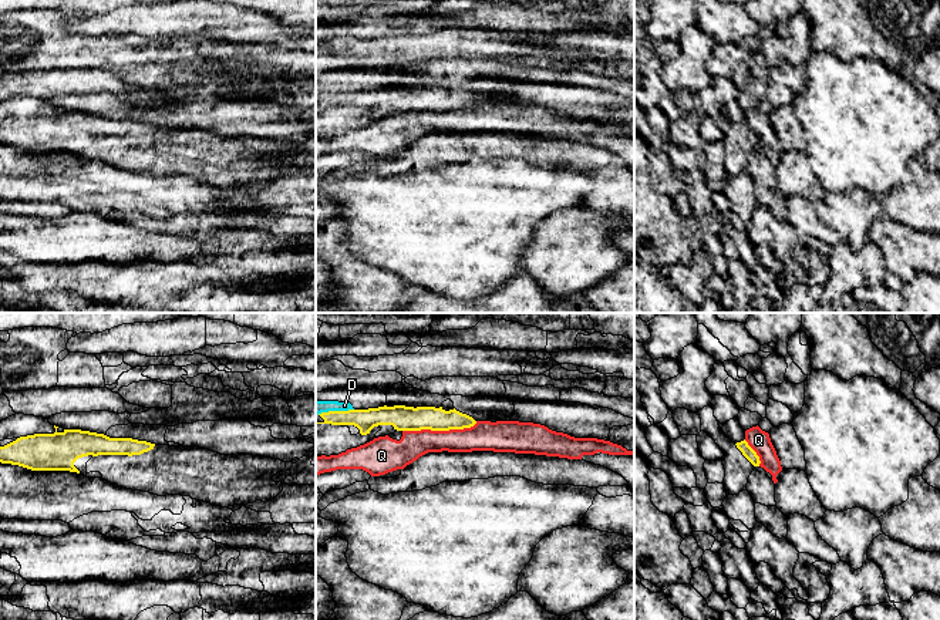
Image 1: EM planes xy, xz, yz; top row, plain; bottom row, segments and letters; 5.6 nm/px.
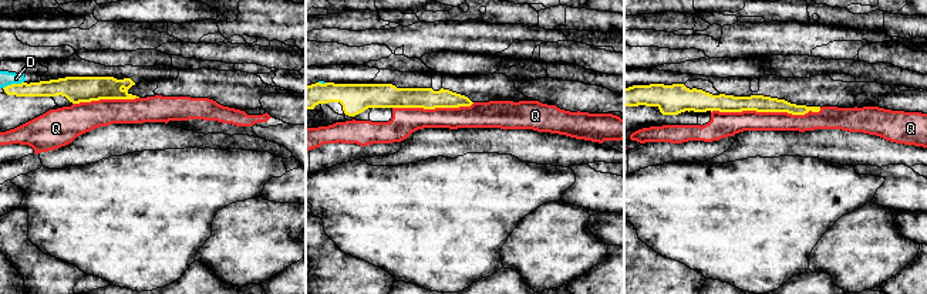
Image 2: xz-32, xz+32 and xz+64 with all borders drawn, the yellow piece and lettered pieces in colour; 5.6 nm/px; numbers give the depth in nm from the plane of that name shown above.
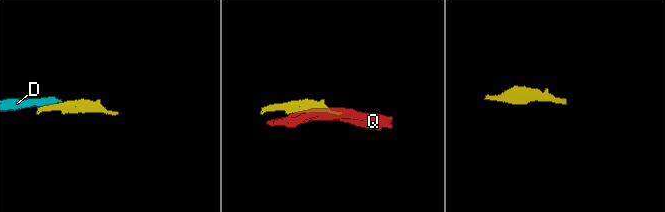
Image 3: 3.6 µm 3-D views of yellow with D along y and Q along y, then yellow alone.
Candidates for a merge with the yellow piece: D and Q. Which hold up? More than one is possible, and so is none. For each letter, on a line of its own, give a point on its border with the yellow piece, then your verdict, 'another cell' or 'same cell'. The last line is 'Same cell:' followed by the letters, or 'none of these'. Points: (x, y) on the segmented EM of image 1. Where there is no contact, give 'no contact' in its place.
D: xz (334, 411) | another cell
Q: xz (440, 430) | another cell
Same cell: none of these

